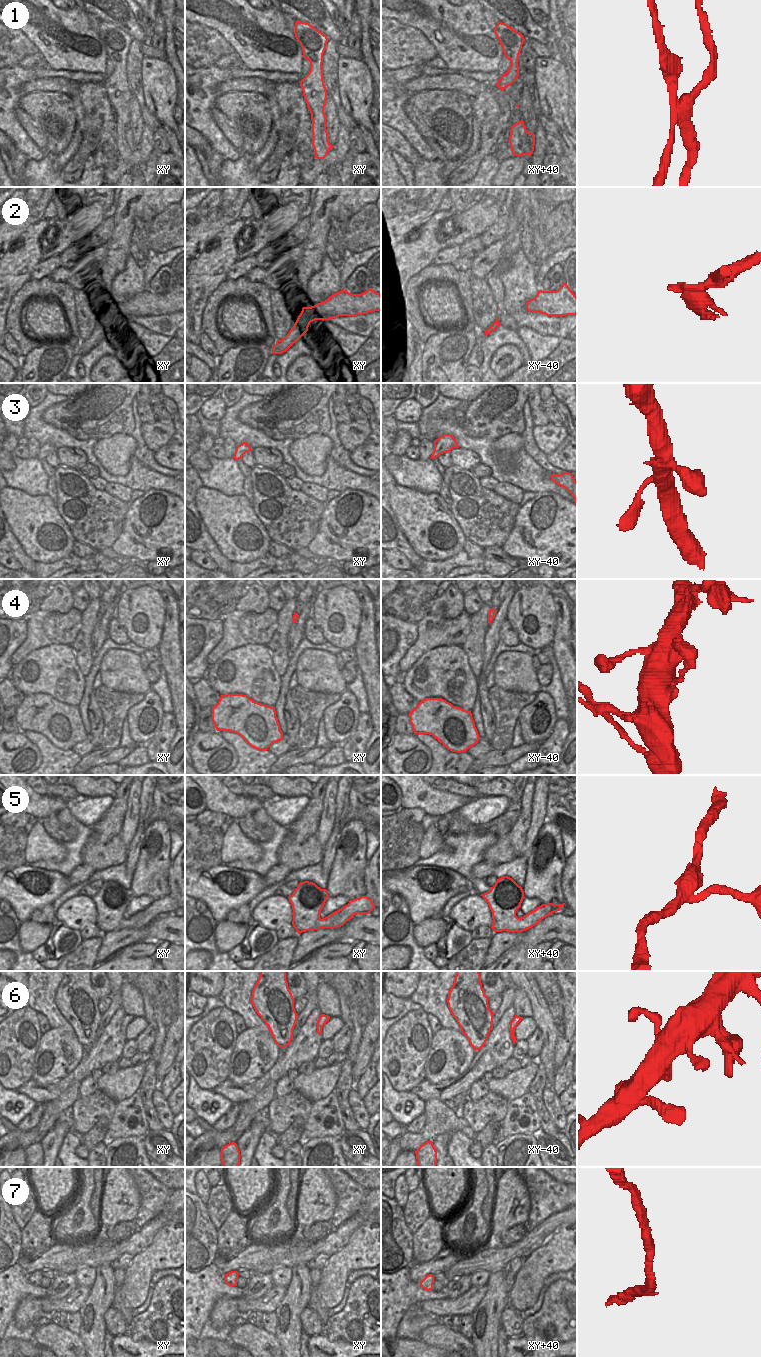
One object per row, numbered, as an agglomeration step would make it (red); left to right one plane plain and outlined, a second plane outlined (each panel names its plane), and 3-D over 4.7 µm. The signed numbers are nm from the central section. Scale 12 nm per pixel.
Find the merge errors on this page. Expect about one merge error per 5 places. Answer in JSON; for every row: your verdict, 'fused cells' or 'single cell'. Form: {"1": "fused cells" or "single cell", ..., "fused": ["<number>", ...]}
{"1": "fused cells", "2": "single cell", "3": "single cell", "4": "single cell", "5": "single cell", "6": "single cell", "7": "single cell", "fused": ["1"]}

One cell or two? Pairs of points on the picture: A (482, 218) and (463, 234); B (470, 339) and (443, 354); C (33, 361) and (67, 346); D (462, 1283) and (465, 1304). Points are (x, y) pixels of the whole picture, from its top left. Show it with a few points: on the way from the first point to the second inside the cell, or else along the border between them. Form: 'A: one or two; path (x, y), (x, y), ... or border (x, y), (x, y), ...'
A: one; path (477, 220), (468, 229)
B: one; path (463, 342), (450, 352)
C: one; path (41, 361), (50, 361), (59, 353)
D: two; border (471, 1285), (458, 1296), (447, 1299)

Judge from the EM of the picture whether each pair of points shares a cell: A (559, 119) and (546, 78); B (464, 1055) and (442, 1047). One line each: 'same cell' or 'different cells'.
A: same cell
B: same cell

